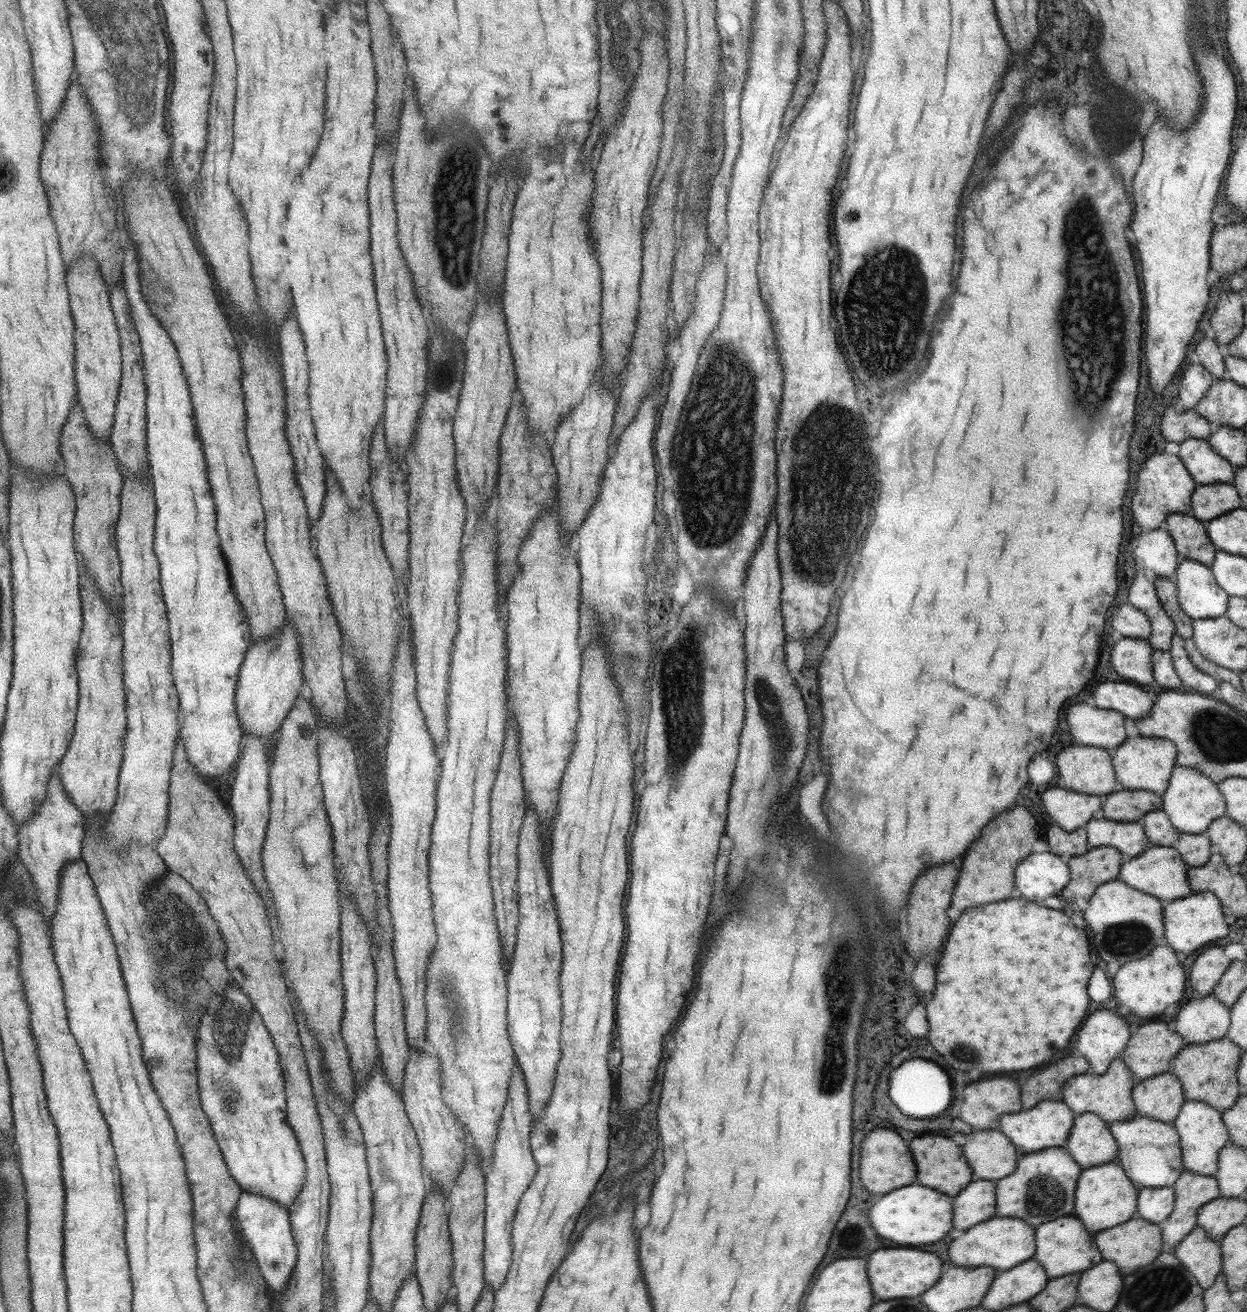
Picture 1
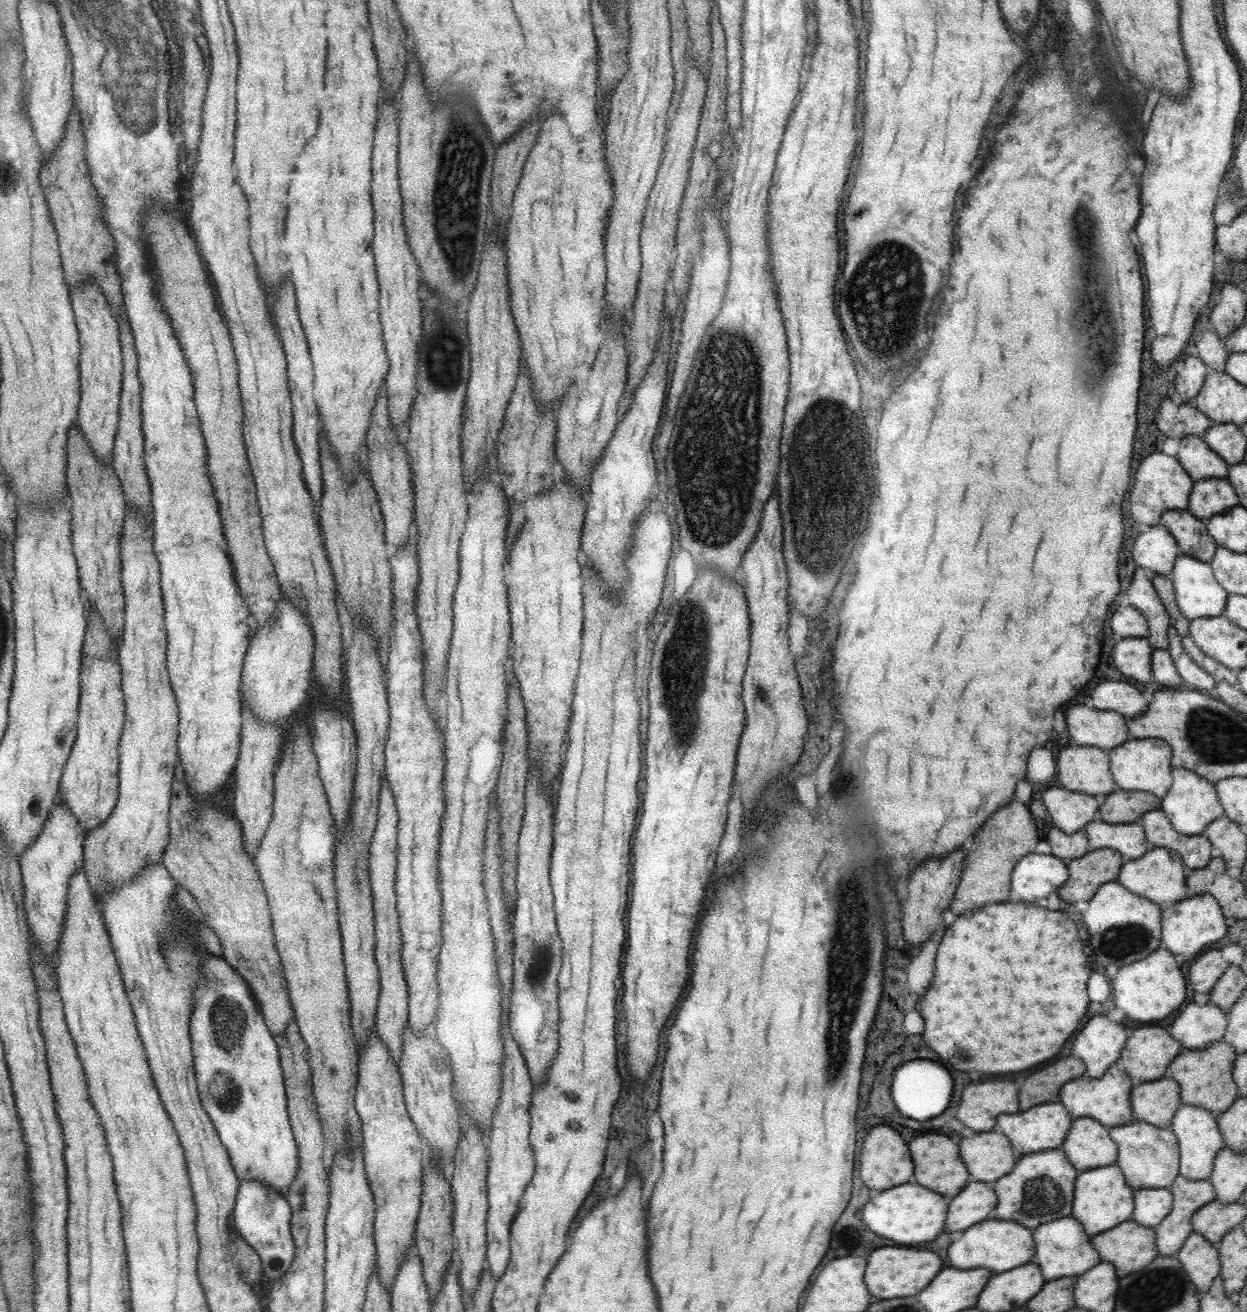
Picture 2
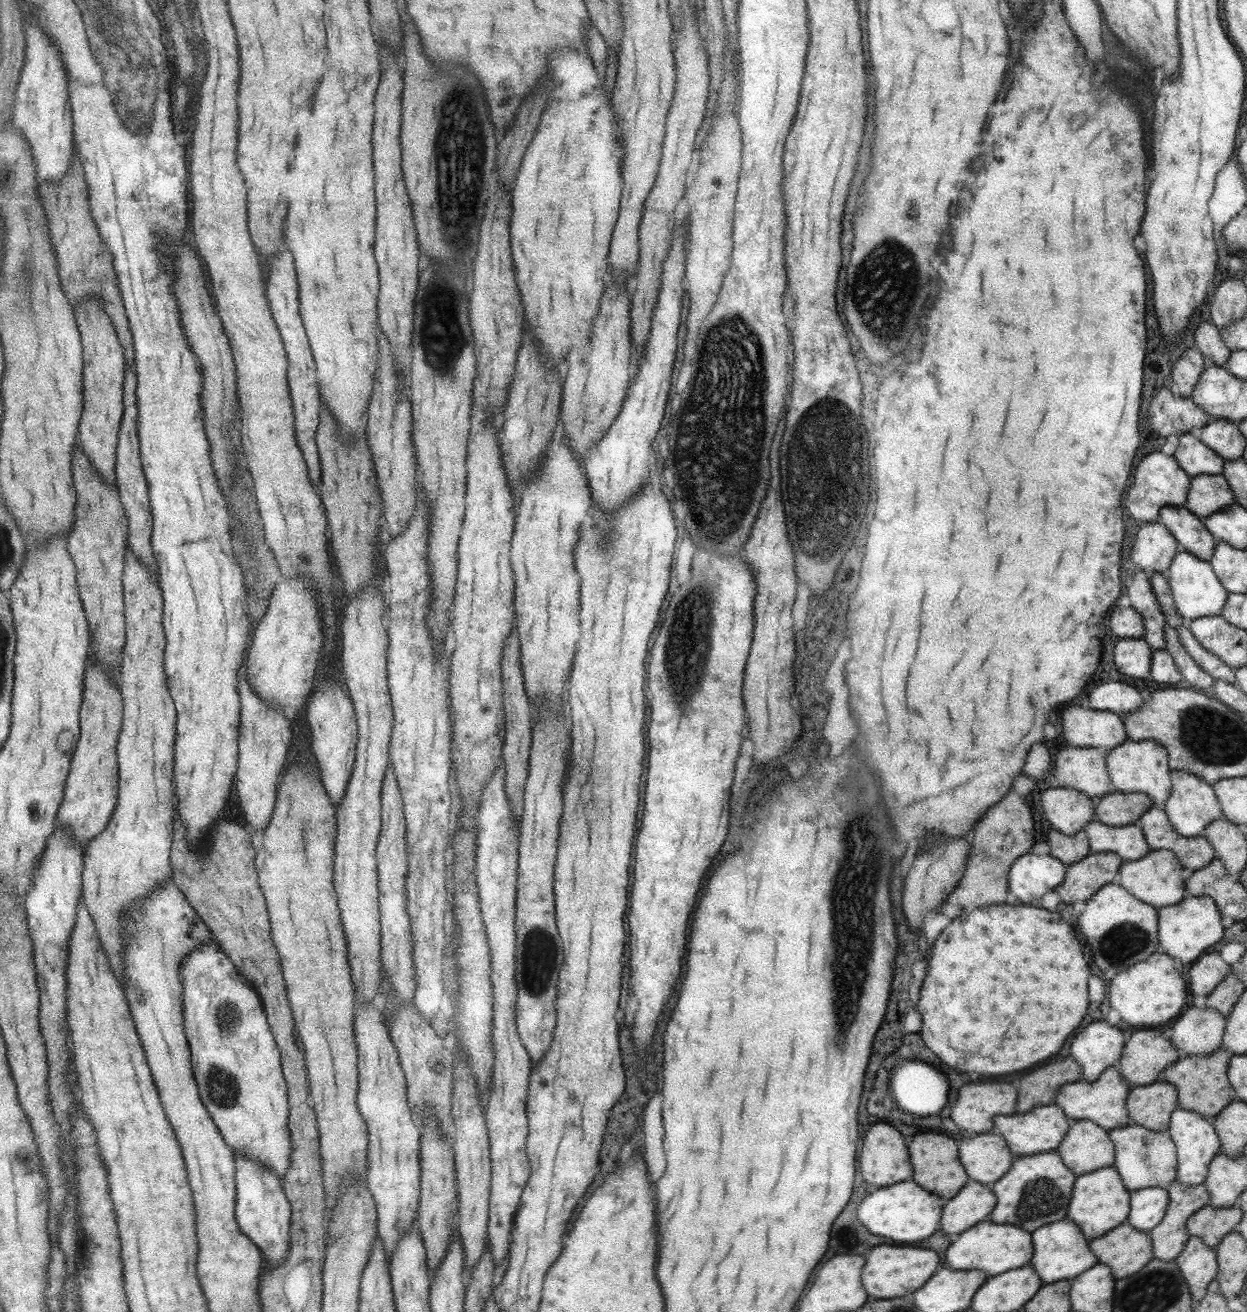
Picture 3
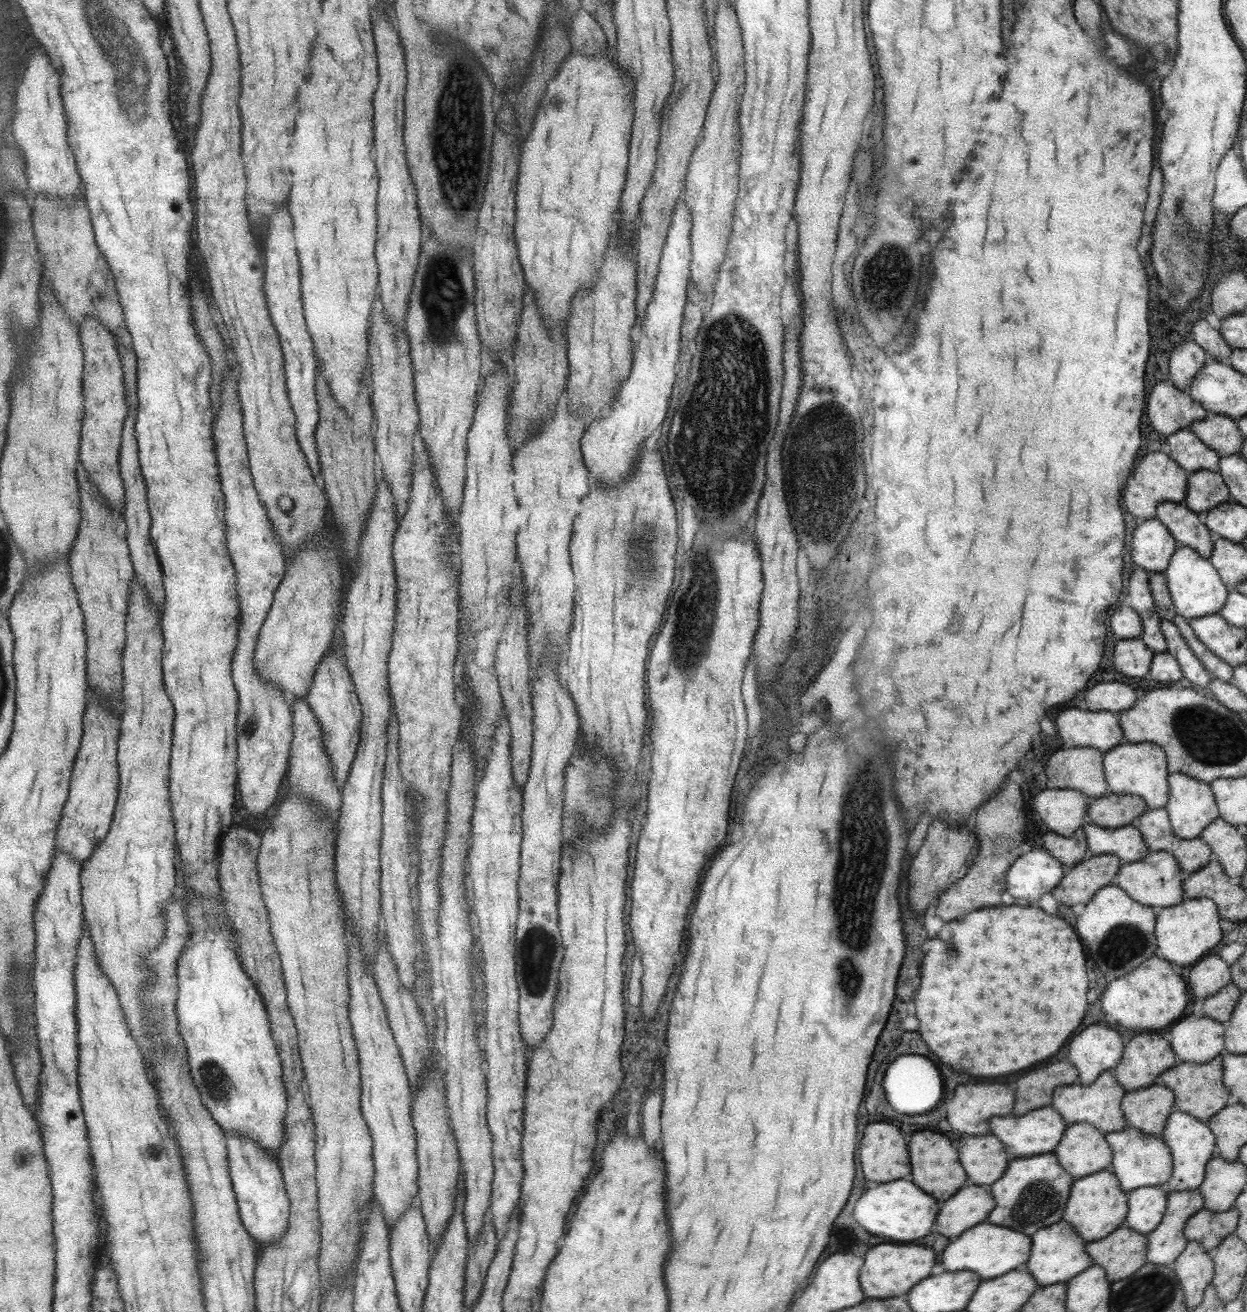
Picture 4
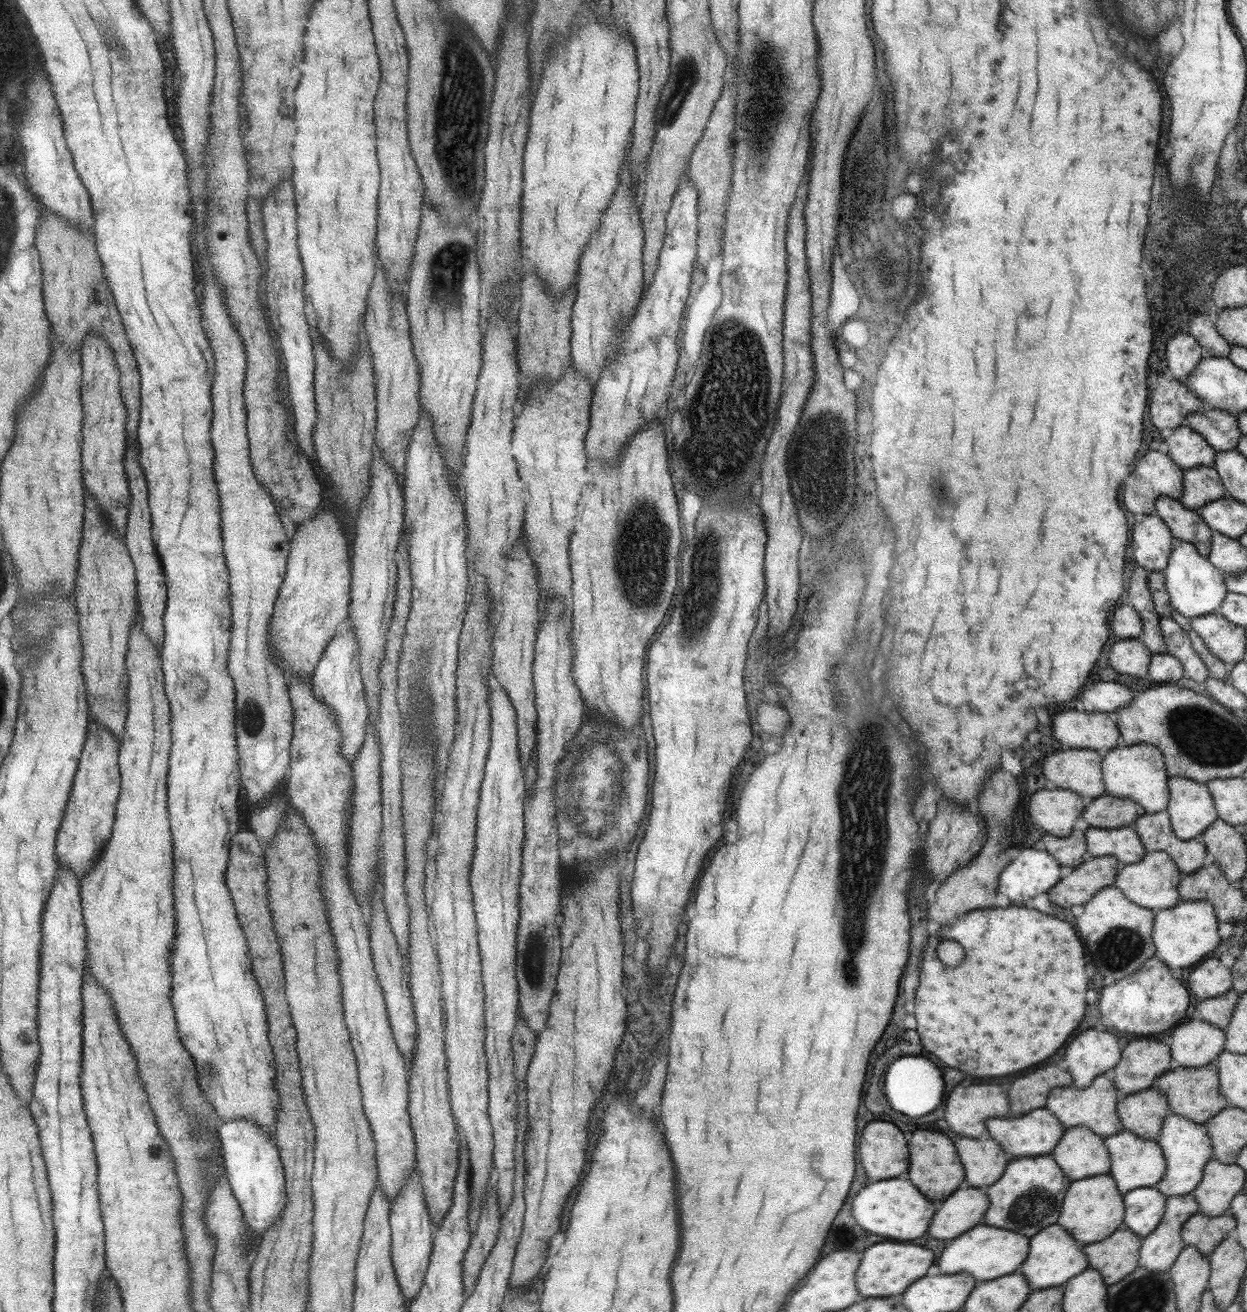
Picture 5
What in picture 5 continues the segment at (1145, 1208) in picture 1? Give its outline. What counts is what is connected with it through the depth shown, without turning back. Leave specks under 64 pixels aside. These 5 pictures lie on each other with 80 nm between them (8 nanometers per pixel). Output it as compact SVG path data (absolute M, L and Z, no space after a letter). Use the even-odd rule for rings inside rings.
M1137 1187L1123 1195L1123 1227L1141 1238L1153 1232L1165 1211L1166 1196L1155 1187Z

